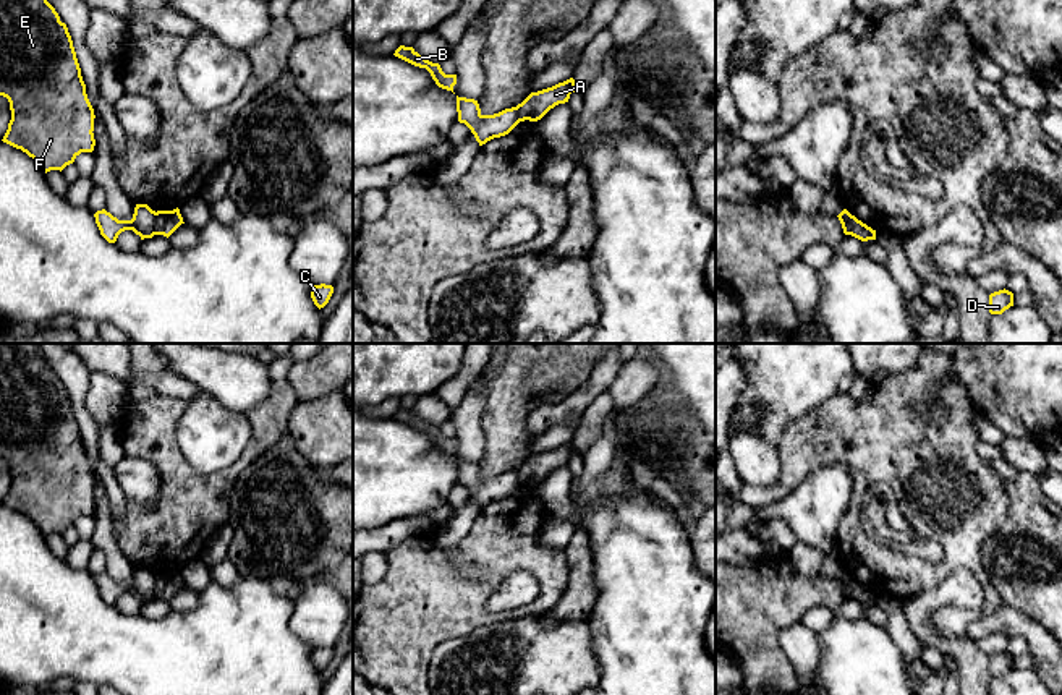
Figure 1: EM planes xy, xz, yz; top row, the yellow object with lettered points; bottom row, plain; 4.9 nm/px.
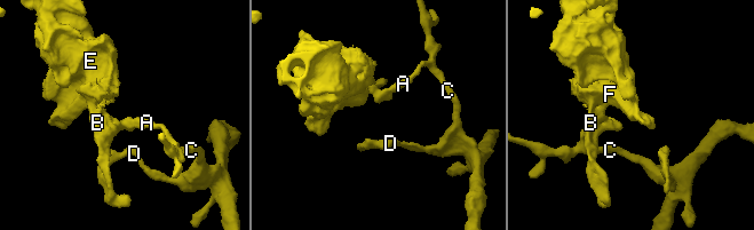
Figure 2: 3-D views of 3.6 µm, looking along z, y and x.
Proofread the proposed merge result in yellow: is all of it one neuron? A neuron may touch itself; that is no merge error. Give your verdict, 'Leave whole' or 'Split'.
Split

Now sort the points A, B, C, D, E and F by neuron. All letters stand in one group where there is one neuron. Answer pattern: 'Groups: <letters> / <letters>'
Groups: A C D / B E F

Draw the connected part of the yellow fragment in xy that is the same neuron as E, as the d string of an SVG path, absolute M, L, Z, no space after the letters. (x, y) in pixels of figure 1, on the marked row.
M0 0L0 96L8 99L11 110L2 141L26 152L45 173L62 172L81 152L94 151L96 115L86 94L73 41L66 24L47 0Z

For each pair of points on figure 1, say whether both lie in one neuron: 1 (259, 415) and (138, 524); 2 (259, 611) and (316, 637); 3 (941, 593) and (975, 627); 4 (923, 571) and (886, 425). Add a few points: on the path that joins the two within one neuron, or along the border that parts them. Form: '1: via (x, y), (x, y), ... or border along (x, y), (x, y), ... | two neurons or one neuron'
1: via (251, 452), (206, 499), (175, 524) | one neuron
2: border along (293, 601), (290, 629), (313, 648) | two neurons
3: border along (967, 635), (975, 640) | two neurons
4: via (954, 546), (954, 525), (913, 465) | one neuron

